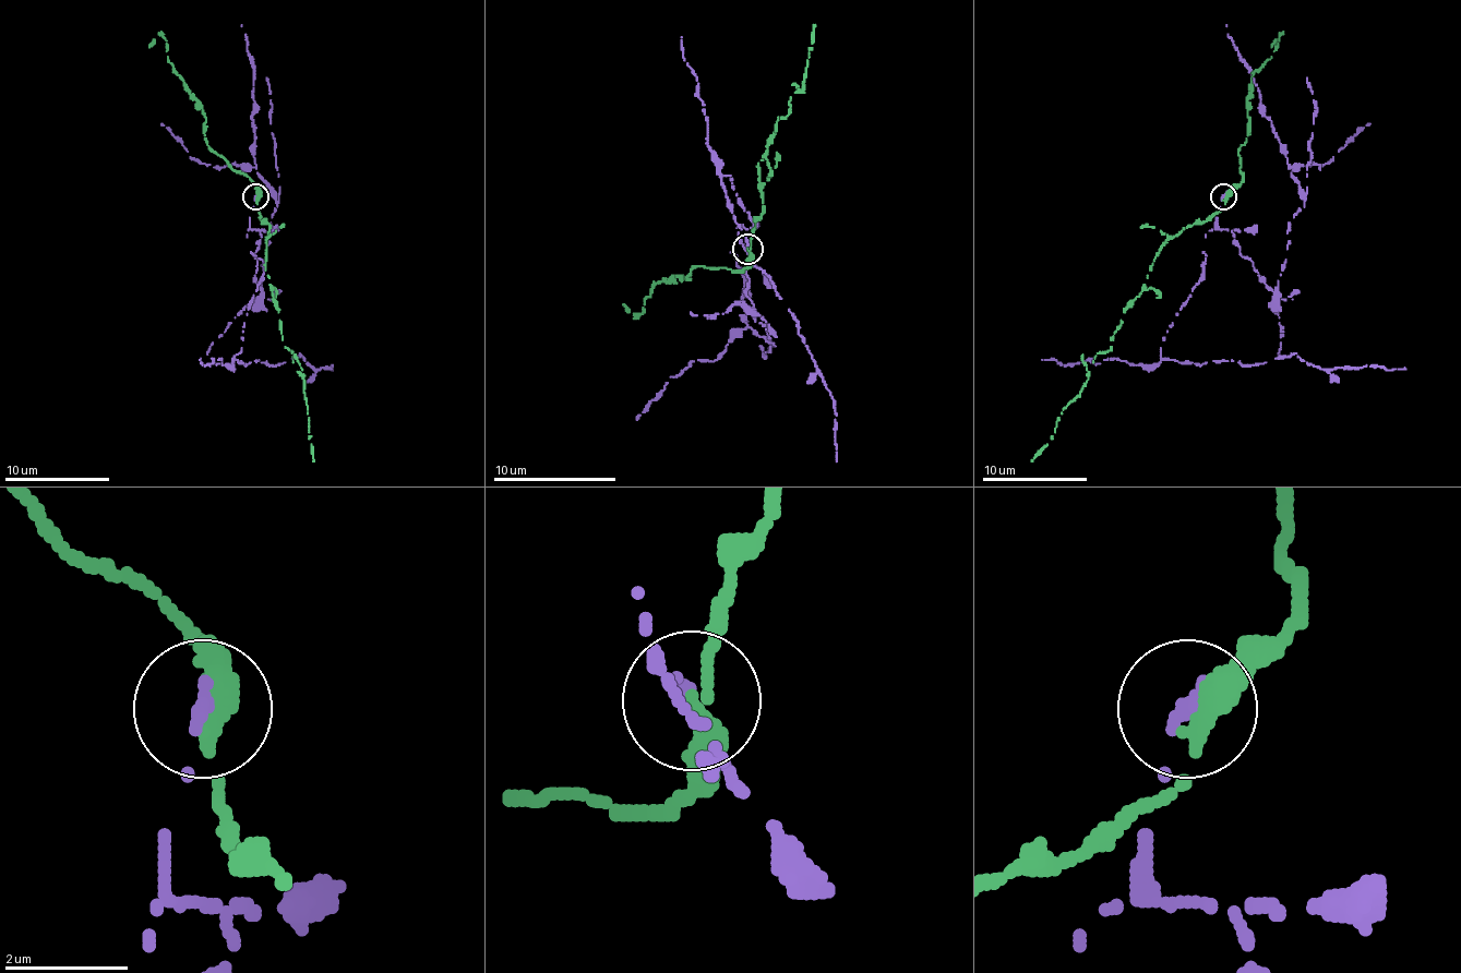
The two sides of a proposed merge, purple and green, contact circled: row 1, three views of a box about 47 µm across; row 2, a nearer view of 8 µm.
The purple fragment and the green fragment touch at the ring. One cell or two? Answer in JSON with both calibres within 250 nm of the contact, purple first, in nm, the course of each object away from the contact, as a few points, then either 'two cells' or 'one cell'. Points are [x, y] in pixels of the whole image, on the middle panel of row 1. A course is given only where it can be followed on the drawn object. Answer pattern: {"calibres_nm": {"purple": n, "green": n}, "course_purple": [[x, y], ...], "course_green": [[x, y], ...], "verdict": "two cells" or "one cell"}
{"calibres_nm": {"purple": 240, "green": 320}, "course_purple": [[747, 248], [735, 227], [757, 224], [732, 178], [720, 178], [754, 266], [797, 322], [830, 393], [837, 460]], "course_green": [[747, 251], [763, 202], [757, 165], [779, 116], [785, 116], [797, 88], [803, 88], [815, 24]], "verdict": "two cells"}

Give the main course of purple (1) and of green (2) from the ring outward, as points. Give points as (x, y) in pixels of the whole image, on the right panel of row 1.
1: (1223, 195), (1205, 235), (1201, 277), (1162, 340), (1162, 359), (1262, 364), (1296, 353), (1324, 370), (1404, 367)
2: (1225, 195), (1220, 211), (1183, 227), (1151, 264), (1110, 348), (1086, 361), (1086, 385), (1030, 461)

